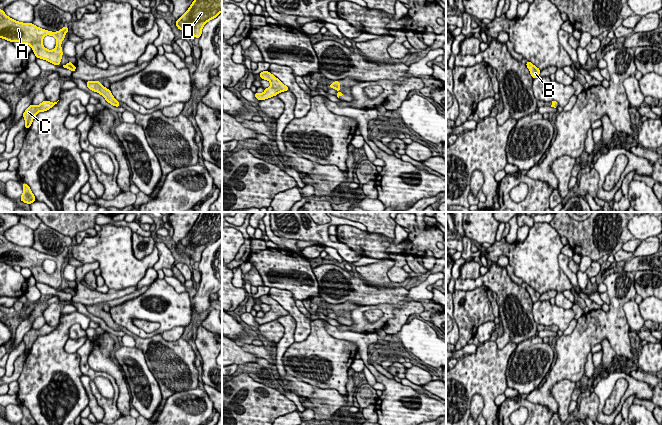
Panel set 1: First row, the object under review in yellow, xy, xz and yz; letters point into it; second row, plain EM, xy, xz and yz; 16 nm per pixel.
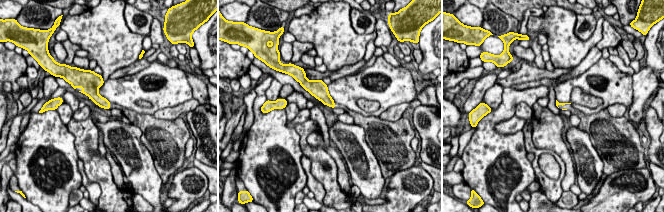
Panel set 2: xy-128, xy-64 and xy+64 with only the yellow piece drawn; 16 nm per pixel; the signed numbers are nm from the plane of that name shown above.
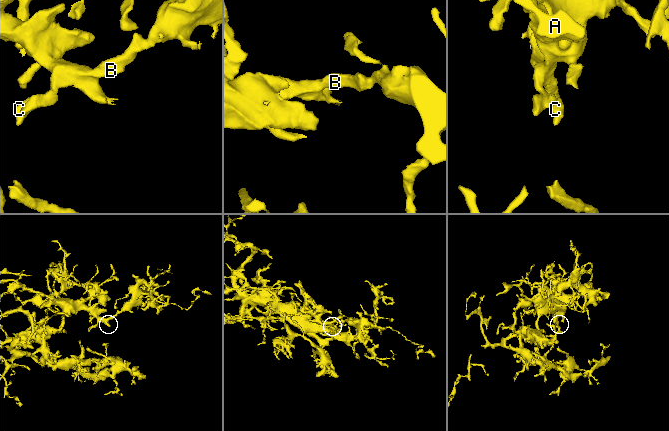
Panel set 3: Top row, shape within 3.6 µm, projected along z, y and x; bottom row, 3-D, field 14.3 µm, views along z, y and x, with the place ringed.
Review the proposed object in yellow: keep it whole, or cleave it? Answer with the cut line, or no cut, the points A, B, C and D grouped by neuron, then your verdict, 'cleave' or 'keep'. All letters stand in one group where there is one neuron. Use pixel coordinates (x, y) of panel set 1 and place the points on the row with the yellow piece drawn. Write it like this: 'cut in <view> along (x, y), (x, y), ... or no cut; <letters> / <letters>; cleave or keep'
no cut; A B C D; keep

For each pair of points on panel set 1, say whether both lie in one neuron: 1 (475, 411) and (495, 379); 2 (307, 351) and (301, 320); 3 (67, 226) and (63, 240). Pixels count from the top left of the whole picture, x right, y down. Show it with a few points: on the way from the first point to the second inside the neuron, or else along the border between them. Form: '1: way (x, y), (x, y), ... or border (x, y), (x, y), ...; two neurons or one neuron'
1: border (478, 393), (472, 396), (469, 414); two neurons
2: border (311, 321), (309, 335), (305, 339), (296, 342); two neurons
3: border (44, 224), (71, 238); two neurons

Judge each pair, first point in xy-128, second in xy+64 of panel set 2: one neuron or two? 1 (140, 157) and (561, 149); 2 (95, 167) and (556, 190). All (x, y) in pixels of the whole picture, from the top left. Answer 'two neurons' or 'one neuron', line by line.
1: two neurons
2: one neuron

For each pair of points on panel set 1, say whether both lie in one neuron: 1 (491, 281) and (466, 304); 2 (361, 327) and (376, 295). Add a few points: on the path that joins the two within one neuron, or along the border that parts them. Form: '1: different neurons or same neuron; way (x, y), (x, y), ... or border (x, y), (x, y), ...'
1: different neurons; border (480, 286), (474, 289), (457, 290)
2: different neurons; border (360, 304), (393, 304), (395, 306)

